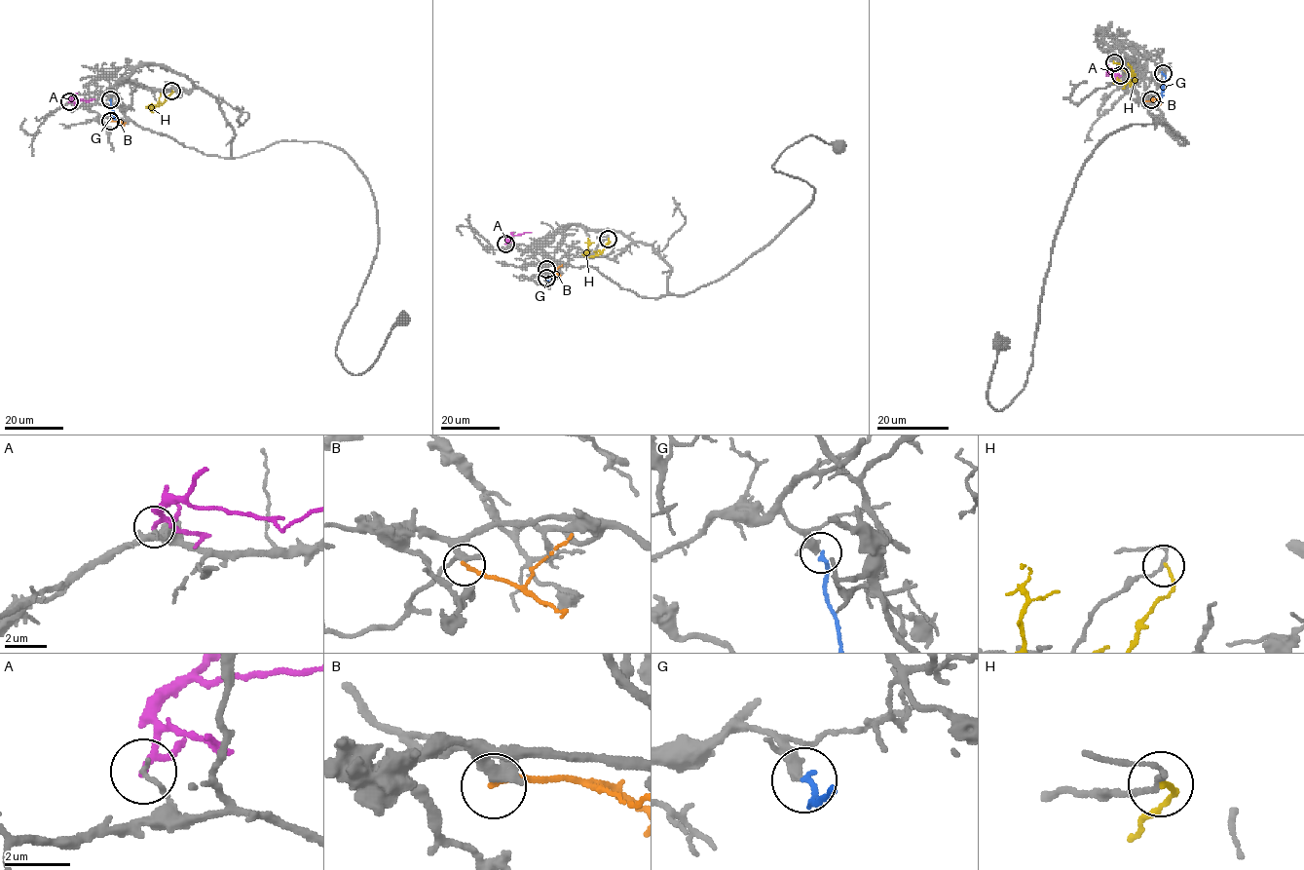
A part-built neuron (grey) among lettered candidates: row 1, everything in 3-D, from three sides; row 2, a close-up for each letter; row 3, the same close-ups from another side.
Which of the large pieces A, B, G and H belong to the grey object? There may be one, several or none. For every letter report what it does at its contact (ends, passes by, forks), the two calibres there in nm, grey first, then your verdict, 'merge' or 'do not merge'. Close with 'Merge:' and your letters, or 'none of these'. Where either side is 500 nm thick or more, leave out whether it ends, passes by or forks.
A: it passes by; 150 nm thick on the grey side, 150 nm on the other; do not merge
B: it ends there; 300 nm thick on the grey side, 190 nm on the other; do not merge
G: it ends there; 360 nm thick on the grey side, 180 nm on the other; do not merge
H: it ends there; 150 nm thick on the grey side, 140 nm on the other; do not merge
Merge: none of these

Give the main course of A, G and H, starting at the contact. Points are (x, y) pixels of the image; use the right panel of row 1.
A: (1120, 75), (1110, 70), (1107, 75), (1105, 71)
G: (1162, 72), (1165, 77), (1162, 97)
H: (1114, 62), (1136, 81), (1127, 83), (1115, 81), (1114, 83)

